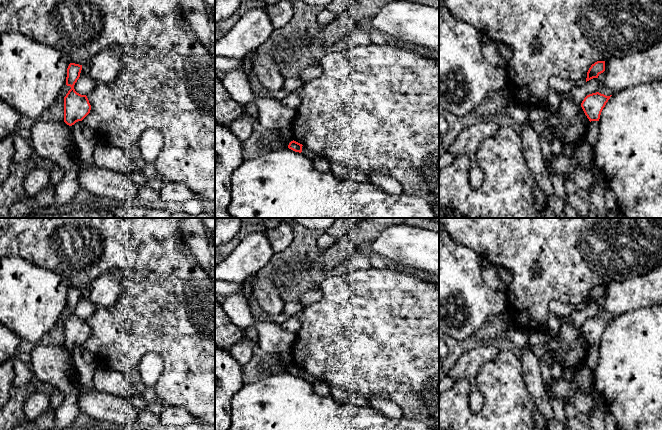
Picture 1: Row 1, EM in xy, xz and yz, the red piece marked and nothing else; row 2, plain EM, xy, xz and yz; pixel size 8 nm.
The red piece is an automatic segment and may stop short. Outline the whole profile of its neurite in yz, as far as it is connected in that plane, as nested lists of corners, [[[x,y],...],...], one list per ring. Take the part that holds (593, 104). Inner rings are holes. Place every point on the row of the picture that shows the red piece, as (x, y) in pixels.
[[[599,92],[587,95],[581,107],[589,121],[599,121],[601,112],[612,95],[606,96]]]

